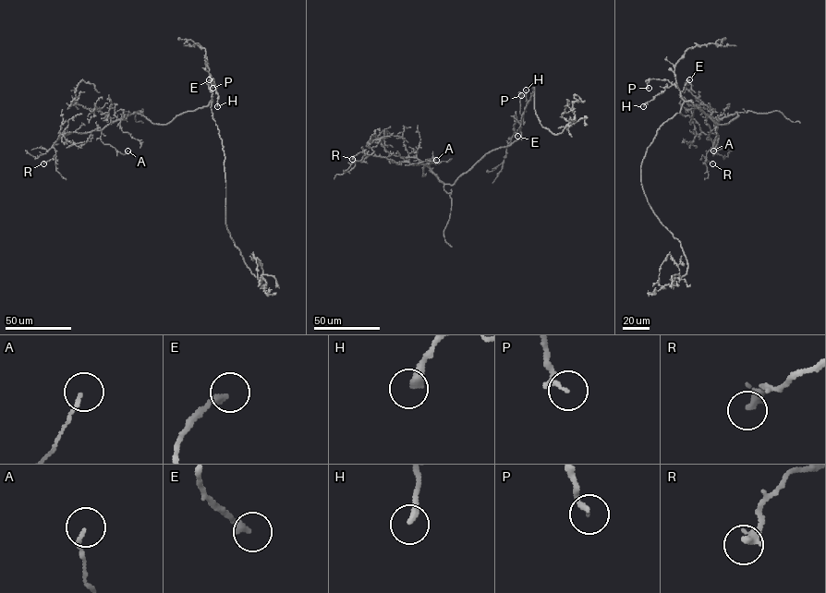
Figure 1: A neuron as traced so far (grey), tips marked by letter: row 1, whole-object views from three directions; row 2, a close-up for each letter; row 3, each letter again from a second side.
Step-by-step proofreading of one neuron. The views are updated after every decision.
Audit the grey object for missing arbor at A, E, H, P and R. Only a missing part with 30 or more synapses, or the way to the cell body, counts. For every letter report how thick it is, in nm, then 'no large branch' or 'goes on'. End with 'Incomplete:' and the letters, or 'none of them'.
A: calibre 140 nm; no large branch
E: calibre 260 nm; no large branch
H: calibre 280 nm; no large branch
P: calibre 220 nm; no large branch
R: calibre 340 nm; no large branch
Incomplete: none of them

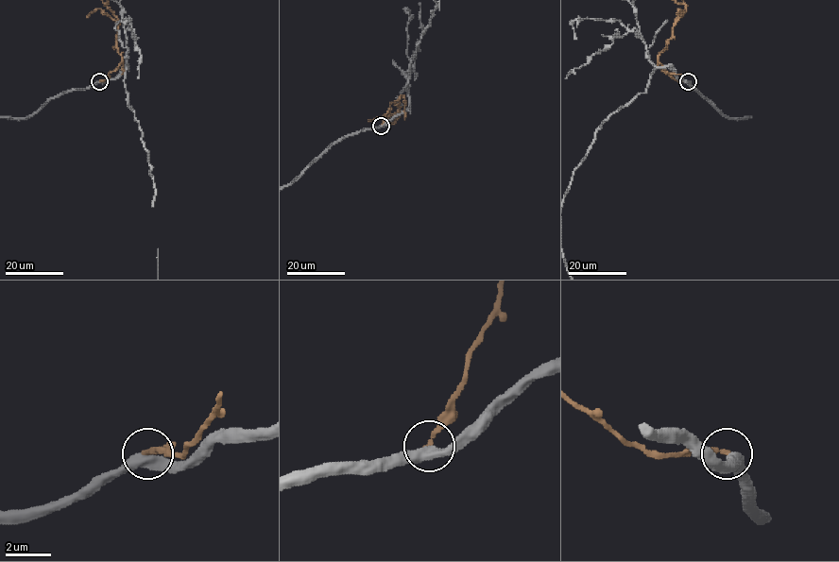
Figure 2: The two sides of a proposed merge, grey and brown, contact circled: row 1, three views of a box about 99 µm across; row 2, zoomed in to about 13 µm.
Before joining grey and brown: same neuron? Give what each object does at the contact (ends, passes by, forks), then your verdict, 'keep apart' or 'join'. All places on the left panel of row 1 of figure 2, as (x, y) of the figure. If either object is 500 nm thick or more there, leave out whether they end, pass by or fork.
grey passes by; brown ends; join

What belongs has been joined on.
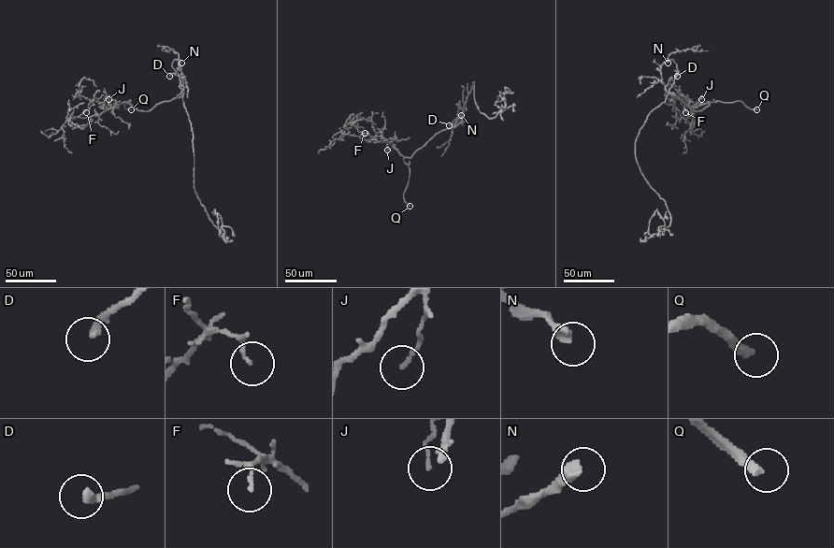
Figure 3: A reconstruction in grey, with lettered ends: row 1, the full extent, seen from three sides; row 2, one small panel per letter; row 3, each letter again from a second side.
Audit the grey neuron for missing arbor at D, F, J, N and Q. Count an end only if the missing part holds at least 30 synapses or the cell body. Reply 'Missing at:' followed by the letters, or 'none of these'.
Missing at: Q

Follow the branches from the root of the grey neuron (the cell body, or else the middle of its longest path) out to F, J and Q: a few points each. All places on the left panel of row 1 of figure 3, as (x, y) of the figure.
F: (183, 104), (182, 93), (148, 111), (138, 110), (123, 102), (98, 116), (79, 116), (86, 112)
J: (183, 104), (182, 93), (148, 111), (138, 110), (124, 102), (110, 108), (109, 96), (108, 99)
Q: (183, 104), (182, 93), (148, 111), (138, 110), (124, 102), (127, 101), (124, 108), (131, 109)

